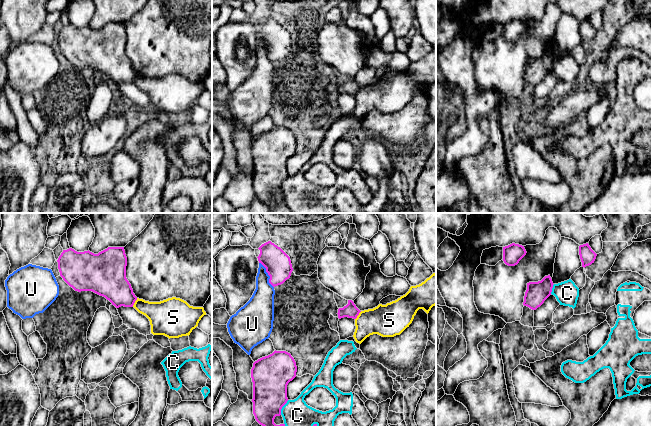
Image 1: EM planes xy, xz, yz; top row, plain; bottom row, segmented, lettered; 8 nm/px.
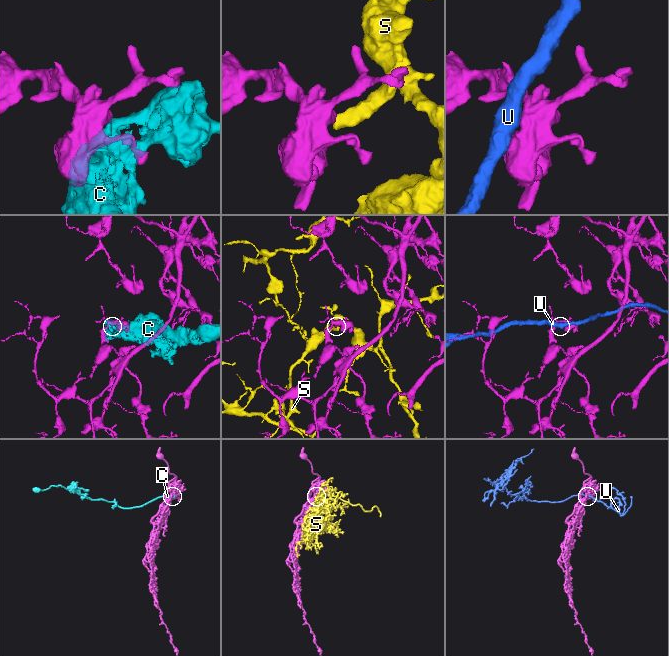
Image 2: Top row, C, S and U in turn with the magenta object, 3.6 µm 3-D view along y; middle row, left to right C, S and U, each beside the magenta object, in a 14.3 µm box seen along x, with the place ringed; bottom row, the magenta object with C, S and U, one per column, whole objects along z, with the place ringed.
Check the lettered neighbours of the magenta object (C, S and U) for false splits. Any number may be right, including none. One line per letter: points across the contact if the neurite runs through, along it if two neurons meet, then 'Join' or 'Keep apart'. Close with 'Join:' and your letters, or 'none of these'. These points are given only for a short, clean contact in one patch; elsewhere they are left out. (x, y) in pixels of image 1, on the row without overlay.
C: Keep apart
S: Boundary: xy (137, 74), (132, 82). Keep apart
U: Boundary: xz (259, 38), (265, 44), (269, 52), (269, 59), (273, 63). Keep apart
Join: none of these

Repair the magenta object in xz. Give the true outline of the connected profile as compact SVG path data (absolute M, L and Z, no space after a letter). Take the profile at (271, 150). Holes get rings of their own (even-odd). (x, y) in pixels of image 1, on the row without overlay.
M274 127L272 130L262 133L253 139L251 154L253 158L253 190L256 197L270 207L272 213L291 213L285 200L276 201L274 195L281 191L282 183L287 179L287 161L296 153L297 142L294 134L286 127Z

